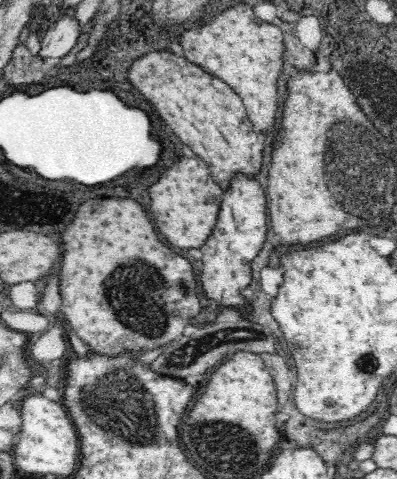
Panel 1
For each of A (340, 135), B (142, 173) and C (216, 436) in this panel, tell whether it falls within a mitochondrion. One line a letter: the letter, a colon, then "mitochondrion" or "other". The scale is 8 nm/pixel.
A: mitochondrion
B: other
C: mitochondrion

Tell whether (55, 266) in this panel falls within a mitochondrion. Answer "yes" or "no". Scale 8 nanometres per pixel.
no

